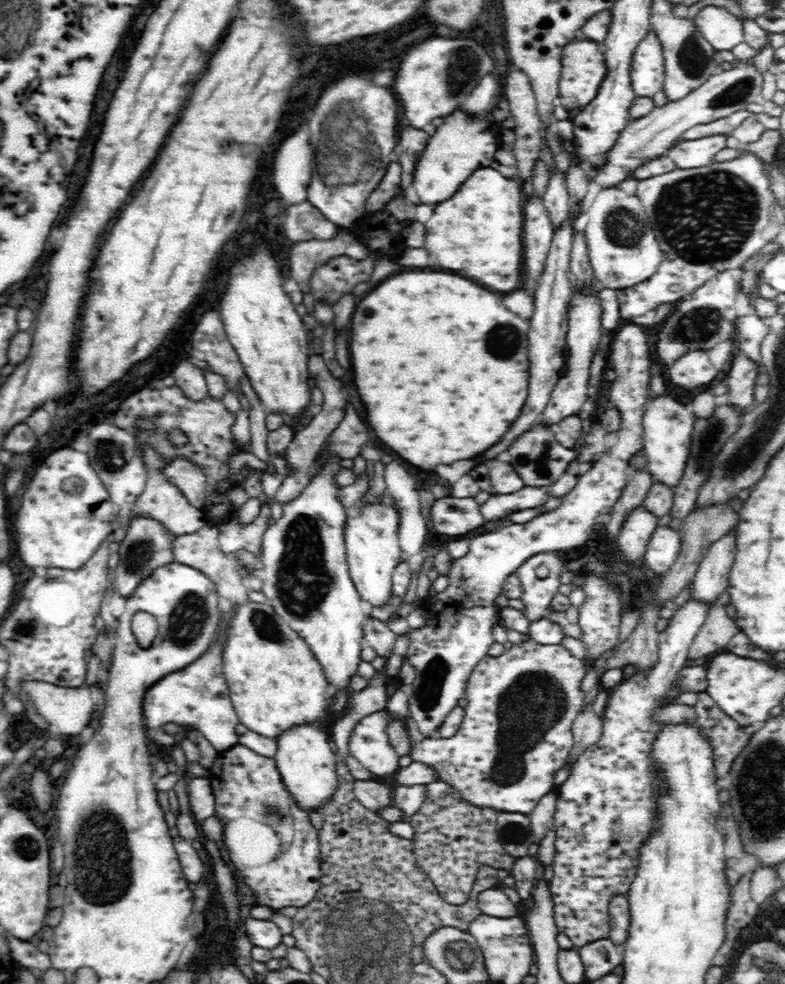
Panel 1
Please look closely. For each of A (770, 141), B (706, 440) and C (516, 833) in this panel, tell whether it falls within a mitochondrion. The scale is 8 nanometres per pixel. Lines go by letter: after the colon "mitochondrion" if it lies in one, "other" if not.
A: other
B: mitochondrion
C: mitochondrion

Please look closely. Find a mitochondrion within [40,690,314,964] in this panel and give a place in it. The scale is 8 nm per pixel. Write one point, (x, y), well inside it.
(102, 872)

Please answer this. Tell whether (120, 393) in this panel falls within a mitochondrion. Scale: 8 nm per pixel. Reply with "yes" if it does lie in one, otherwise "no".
no

